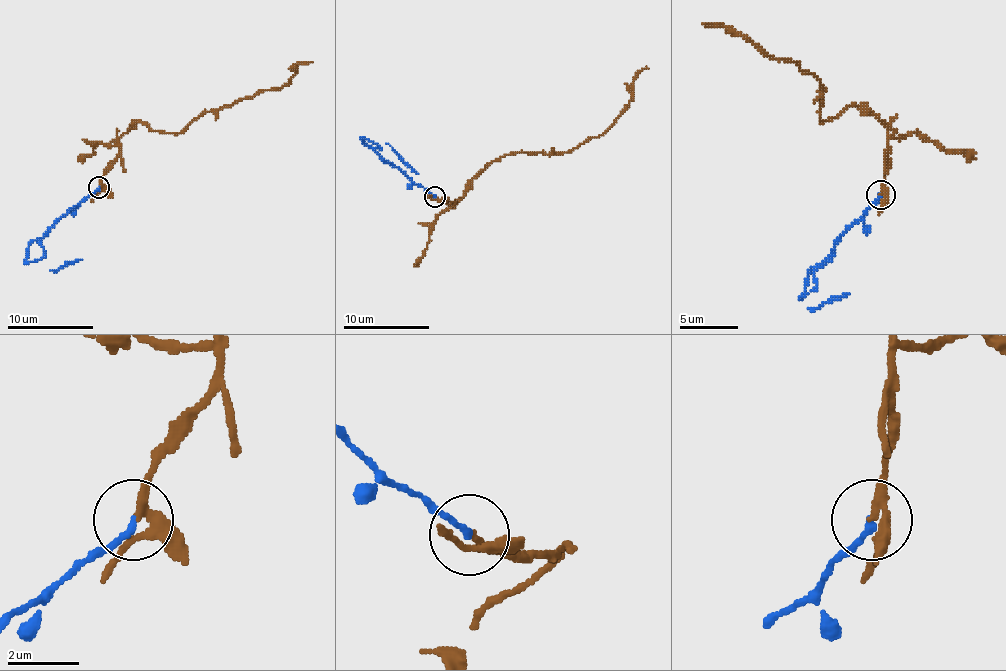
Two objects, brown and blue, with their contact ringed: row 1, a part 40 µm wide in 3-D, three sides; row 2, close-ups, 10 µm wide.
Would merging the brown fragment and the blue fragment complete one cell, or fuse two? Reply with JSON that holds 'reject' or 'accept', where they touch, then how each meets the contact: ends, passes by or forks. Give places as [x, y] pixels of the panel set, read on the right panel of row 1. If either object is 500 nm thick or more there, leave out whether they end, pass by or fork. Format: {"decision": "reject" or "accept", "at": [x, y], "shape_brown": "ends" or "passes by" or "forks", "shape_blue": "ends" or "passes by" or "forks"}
{"decision": "reject", "at": [881, 194], "shape_brown": "passes by", "shape_blue": "ends"}

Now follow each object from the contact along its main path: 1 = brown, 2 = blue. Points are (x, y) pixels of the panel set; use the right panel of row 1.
1: (881, 194), (887, 129), (878, 117), (855, 106), (823, 120), (823, 88), (799, 64), (705, 23)
2: (881, 194), (817, 270), (817, 285), (808, 294), (808, 308), (849, 294)

